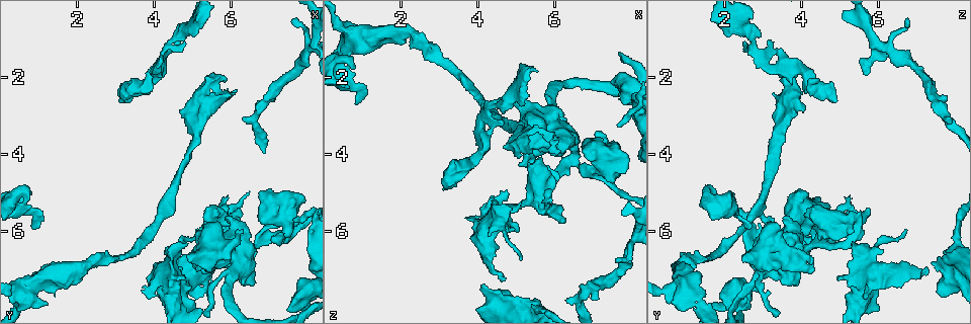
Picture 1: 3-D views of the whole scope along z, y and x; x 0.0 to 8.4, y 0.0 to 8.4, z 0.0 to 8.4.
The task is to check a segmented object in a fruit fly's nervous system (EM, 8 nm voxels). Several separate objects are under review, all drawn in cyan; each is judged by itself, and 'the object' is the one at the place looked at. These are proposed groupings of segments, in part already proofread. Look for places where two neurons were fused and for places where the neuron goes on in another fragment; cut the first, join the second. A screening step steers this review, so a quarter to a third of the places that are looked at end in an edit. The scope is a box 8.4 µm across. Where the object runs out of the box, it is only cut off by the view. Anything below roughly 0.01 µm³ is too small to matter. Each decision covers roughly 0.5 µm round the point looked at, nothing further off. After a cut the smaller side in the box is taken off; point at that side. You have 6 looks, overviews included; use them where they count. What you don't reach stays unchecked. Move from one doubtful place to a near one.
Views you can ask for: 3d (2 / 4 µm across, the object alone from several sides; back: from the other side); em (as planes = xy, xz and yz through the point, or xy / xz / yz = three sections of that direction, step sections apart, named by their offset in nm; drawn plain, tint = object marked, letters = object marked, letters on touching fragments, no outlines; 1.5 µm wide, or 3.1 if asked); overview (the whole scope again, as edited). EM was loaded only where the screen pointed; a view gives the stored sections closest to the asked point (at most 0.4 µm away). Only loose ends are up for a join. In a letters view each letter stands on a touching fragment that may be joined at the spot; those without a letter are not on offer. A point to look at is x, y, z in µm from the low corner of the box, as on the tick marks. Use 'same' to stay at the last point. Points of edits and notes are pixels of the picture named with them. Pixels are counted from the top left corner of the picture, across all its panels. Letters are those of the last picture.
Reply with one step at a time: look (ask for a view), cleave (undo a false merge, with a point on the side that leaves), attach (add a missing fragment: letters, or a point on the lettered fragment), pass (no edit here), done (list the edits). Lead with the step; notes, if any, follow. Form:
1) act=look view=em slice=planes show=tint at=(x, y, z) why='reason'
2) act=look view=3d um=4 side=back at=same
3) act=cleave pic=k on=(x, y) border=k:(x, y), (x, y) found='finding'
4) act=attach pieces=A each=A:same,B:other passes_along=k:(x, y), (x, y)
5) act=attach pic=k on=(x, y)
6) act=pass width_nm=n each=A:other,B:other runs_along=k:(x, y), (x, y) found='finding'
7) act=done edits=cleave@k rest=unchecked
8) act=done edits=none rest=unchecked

act=look view=3d um=4 at=(6.55, 6.40, 4.20) why='narrows sharply'

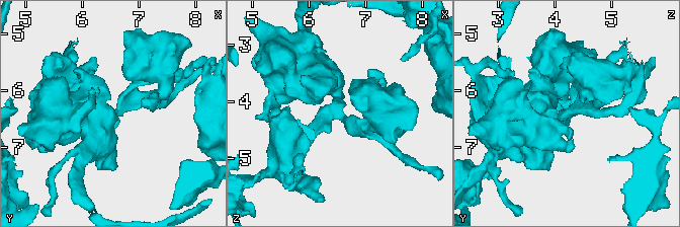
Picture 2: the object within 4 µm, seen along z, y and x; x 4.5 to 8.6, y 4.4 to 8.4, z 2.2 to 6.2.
act=look view=em slice=xz step=4 show=tint at=(6.60, 6.40, 4.20) arms=4 why='now the EM'

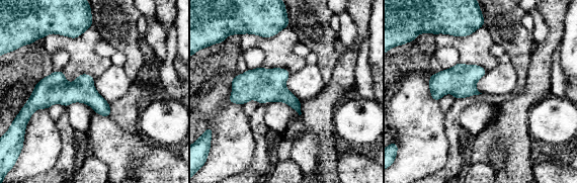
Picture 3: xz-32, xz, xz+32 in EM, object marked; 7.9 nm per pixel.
act=look view=em slice=planes show=letters at=same why='another direction'

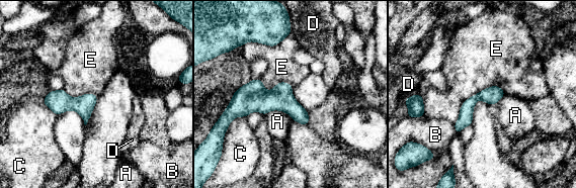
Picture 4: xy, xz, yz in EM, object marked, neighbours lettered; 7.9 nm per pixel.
act=pass width_nm=140 longest_contact=E:480nm each=A:other,B:other,C:other,D:other,E:other found='continuous, no second neuron'

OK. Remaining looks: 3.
act=look view=3d um=2 at=(3.70, 7.60, 5.65) why='an open end'

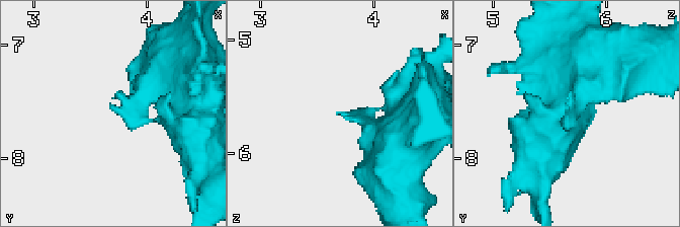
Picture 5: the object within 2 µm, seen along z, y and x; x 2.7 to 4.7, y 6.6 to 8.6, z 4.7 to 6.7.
act=look view=em slice=planes show=letters at=(3.66, 7.56, 5.64) why='need the tissue'

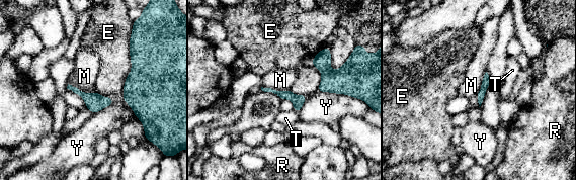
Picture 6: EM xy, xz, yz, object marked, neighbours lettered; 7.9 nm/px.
act=pass each=E:other,M:other,R:other,T:other,Y:other border=6:(68, 83), (84, 92), (96, 91) found='none of them fits'

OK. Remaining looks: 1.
act=done edits=none rest=unchecked

